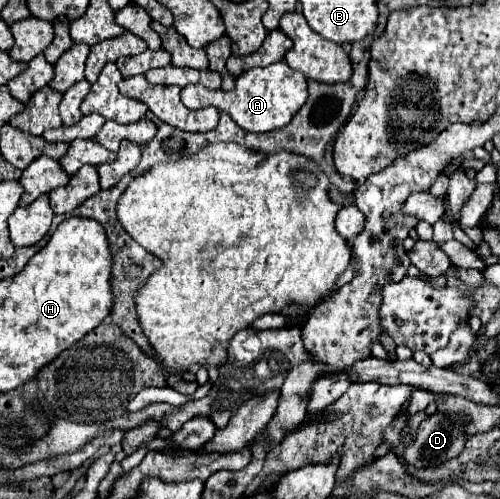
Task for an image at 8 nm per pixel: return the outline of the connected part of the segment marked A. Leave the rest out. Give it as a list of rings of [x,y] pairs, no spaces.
[[[286,62],[270,64],[264,68],[252,68],[236,78],[236,86],[230,92],[210,90],[206,86],[184,86],[182,104],[190,110],[214,106],[220,112],[226,112],[242,130],[246,132],[272,132],[286,126],[292,116],[302,108],[308,98],[308,80],[298,70],[292,70]]]

